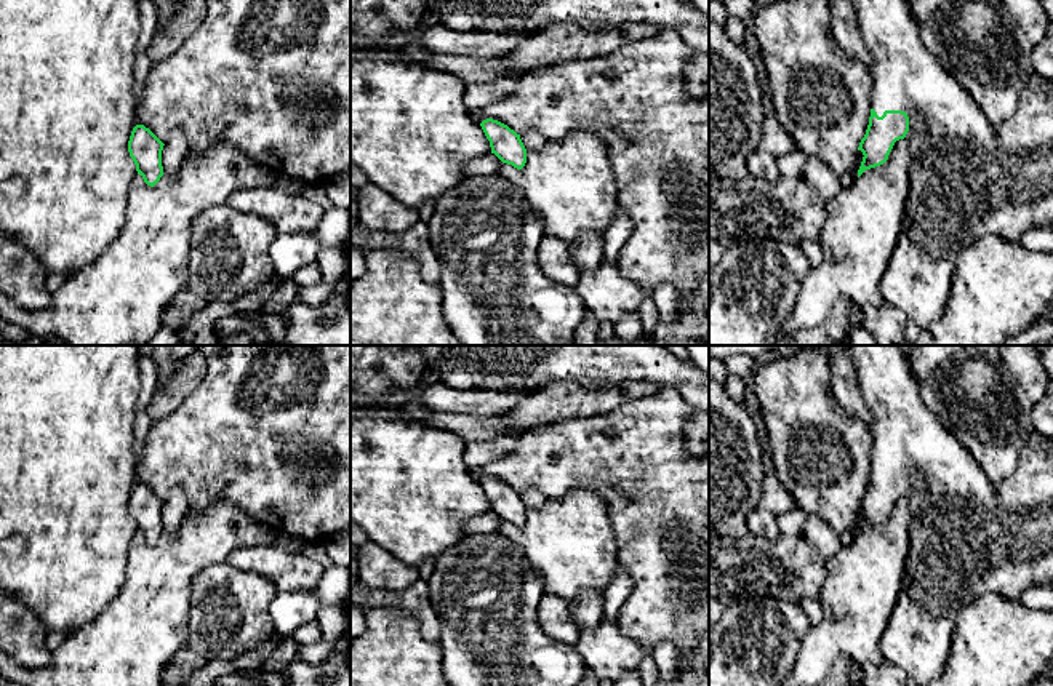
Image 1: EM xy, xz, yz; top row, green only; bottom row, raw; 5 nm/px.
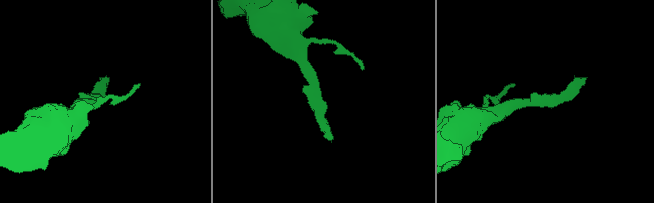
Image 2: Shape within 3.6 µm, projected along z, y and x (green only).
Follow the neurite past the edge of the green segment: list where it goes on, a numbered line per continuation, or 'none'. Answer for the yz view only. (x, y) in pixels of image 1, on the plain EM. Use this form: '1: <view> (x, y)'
1: yz (968, 538)

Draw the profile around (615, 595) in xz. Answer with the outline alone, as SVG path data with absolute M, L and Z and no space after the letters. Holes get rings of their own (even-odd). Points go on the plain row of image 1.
M618 564L616 571L613 572L611 582L603 592L603 616L605 619L618 619L619 611L632 590L632 579L629 572Z

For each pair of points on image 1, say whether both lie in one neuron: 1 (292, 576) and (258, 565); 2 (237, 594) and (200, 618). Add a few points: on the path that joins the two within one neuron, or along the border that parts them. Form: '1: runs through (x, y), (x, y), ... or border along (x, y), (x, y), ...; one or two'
1: runs through (284, 568), (266, 565); one
2: runs through (228, 603), (210, 618); one

